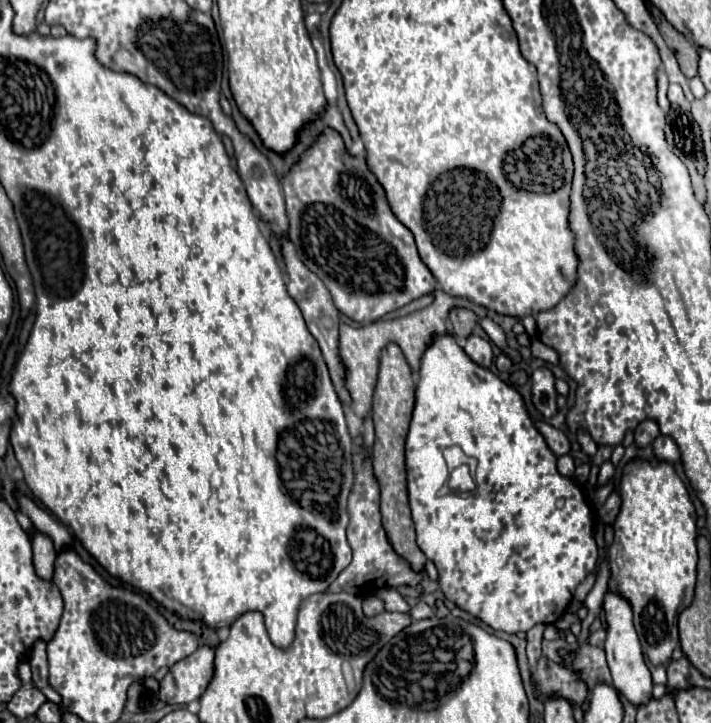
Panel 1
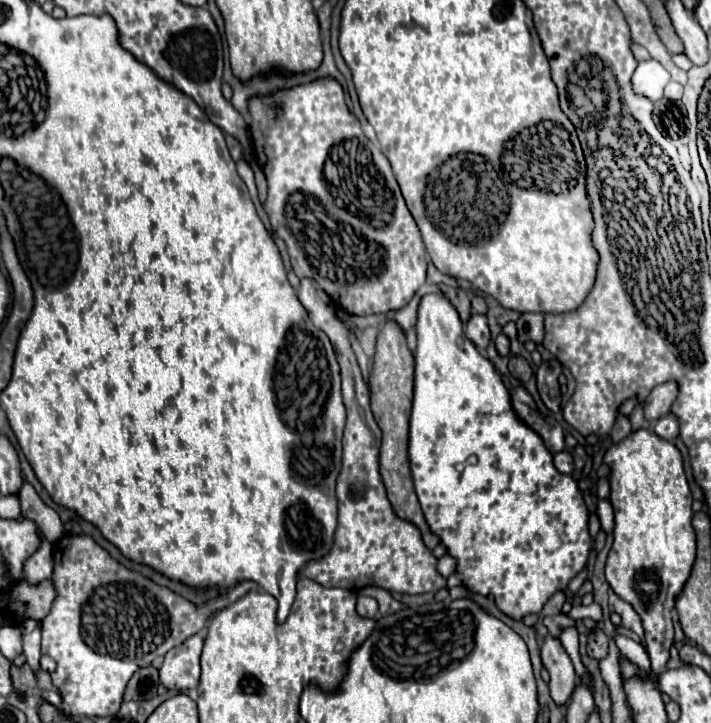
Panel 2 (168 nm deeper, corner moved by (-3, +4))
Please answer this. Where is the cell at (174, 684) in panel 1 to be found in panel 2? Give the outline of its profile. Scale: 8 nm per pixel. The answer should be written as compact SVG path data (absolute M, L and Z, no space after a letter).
M192 635L180 647L168 651L164 665L160 667L160 683L166 689L188 691L196 689L200 681L200 655L204 647L204 635Z

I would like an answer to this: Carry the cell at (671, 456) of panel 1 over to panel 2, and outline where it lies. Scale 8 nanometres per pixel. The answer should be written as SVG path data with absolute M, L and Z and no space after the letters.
M666 415L666 417L660 417L656 421L656 427L654 427L654 433L666 441L674 441L678 437L678 423L676 423L676 417L674 415Z

